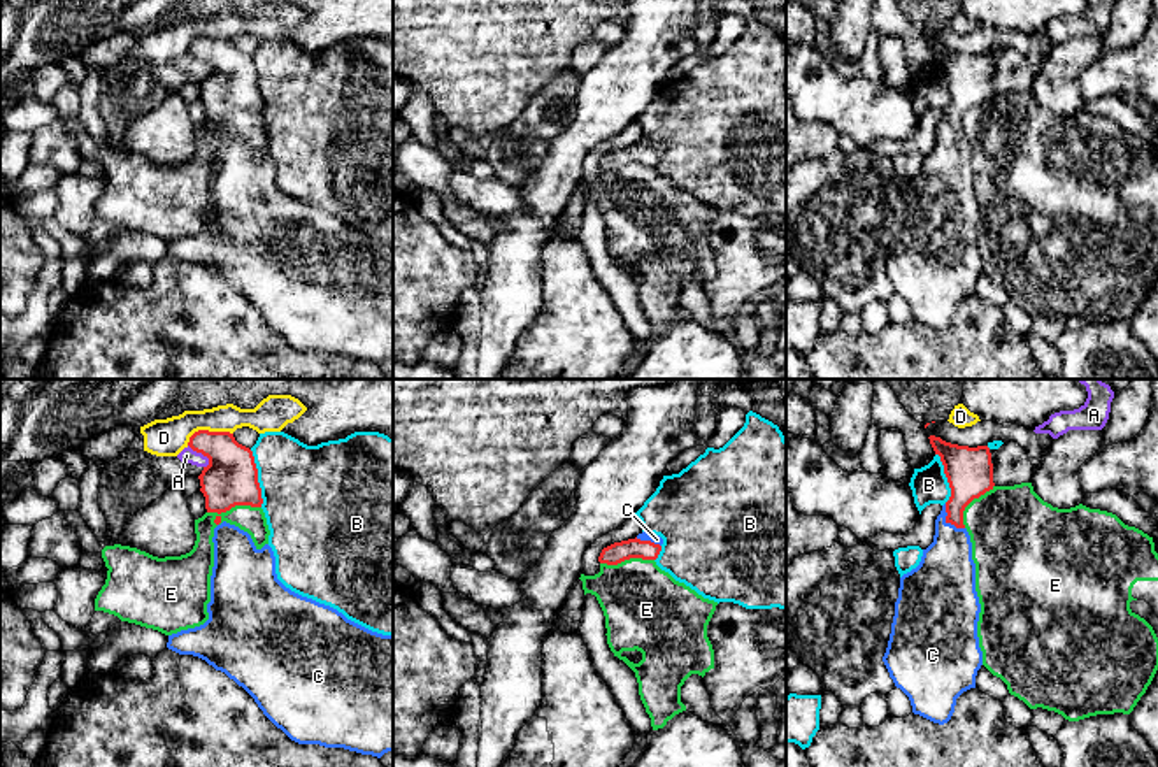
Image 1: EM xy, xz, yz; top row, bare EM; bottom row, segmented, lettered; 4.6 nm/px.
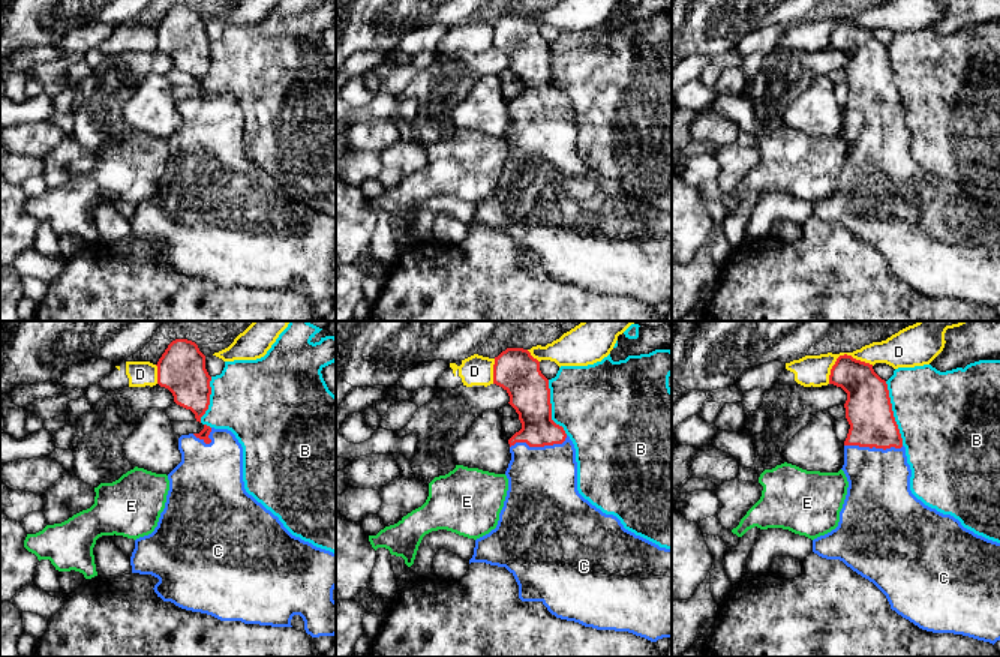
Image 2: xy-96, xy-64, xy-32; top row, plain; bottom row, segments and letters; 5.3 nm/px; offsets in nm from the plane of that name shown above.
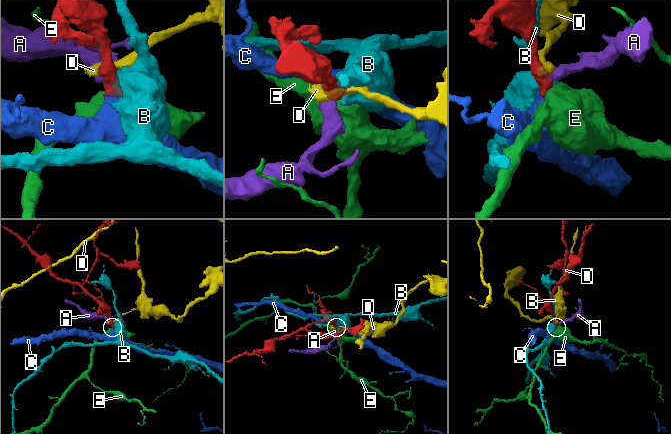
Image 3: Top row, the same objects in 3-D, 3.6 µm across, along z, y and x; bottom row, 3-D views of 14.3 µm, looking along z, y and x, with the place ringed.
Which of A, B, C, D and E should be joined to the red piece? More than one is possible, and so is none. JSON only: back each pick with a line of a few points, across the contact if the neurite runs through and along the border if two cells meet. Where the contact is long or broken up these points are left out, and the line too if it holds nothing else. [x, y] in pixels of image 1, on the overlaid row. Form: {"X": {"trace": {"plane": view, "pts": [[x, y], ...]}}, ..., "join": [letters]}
{"C": {"trace": {"plane": "yz", "pts": [[969, 473], [969, 480], [948, 522], [946, 574]]}}, "join": ["C"]}

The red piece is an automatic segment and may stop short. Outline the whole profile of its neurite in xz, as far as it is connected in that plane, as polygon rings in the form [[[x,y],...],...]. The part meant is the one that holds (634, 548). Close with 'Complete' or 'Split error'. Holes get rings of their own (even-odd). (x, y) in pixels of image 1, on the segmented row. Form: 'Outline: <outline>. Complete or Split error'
Outline: [[[639,534],[635,539],[614,542],[602,549],[598,562],[618,565],[630,558],[656,560],[661,551],[663,539],[654,534]]]. Split error

